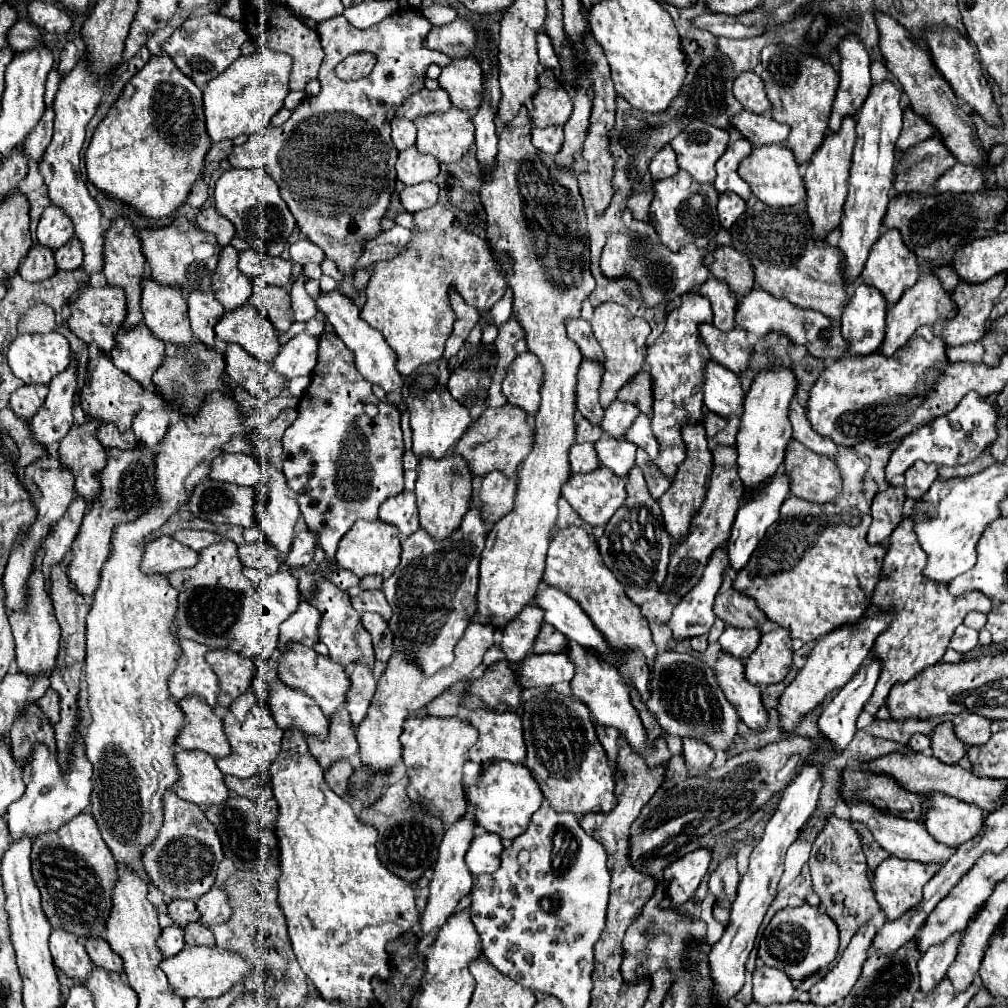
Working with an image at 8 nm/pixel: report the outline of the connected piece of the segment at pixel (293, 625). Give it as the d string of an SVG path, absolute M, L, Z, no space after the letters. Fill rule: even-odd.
M301 597L299 607L295 613L291 613L283 623L281 623L281 635L279 635L279 647L283 649L287 643L303 643L303 645L313 645L319 641L317 625L319 625L321 613Z

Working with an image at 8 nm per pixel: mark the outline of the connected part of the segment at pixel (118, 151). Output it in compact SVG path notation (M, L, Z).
M151 55L143 69L125 85L119 99L107 111L107 117L95 127L85 151L87 177L95 187L135 207L145 217L171 217L191 193L193 183L201 177L203 159L209 147L211 141L205 131L201 89L173 65L169 55Z

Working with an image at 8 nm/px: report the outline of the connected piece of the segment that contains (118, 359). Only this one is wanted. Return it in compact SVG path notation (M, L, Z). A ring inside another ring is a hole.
M145 323L129 331L119 329L117 345L111 349L113 363L153 393L155 385L151 377L163 363L163 357L165 357L165 343L153 337L153 333L149 333L149 327Z

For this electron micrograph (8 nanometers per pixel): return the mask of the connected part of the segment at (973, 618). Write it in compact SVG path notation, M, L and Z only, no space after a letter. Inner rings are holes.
M970 612L964 619L964 624L980 631L987 622L987 615L980 612Z

